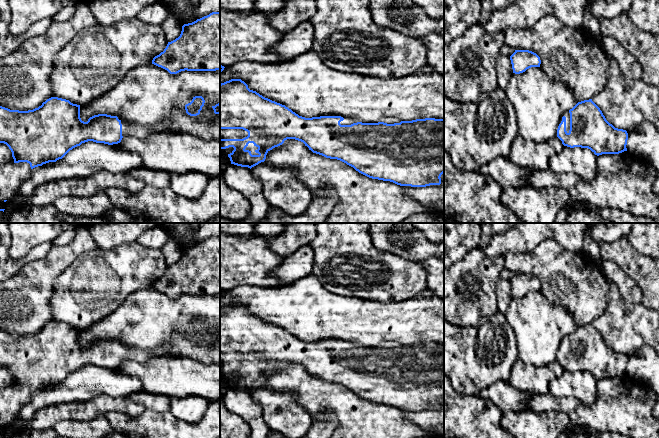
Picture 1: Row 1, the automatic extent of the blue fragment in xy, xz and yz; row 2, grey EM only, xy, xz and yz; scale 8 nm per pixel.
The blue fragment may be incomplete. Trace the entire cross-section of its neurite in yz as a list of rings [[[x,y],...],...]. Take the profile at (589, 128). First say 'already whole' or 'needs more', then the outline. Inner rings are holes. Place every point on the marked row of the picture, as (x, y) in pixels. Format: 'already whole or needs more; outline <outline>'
needs more; outline [[[592,99],[578,102],[563,114],[557,137],[564,146],[588,148],[597,156],[627,151],[627,131],[610,124]]]

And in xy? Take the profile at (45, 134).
needs more; outline [[[51,97],[38,108],[28,111],[10,110],[0,106],[0,143],[4,143],[9,147],[14,163],[27,162],[30,164],[31,169],[33,169],[43,164],[62,159],[70,150],[88,141],[113,145],[120,143],[125,136],[146,139],[155,133],[176,133],[178,131],[171,127],[172,120],[173,117],[168,115],[156,124],[142,125],[128,122],[122,115],[111,116],[98,114],[90,117],[87,122],[84,122],[80,118],[80,105],[73,104],[66,99]]]

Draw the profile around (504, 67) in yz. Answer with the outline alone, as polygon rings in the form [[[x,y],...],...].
[[[499,55],[496,61],[498,87],[505,90],[513,74],[510,57]]]

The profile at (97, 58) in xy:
[[[137,17],[112,26],[96,23],[84,28],[57,53],[53,61],[50,82],[54,97],[84,106],[113,89],[131,69],[151,64],[167,44],[161,25],[147,24]]]

